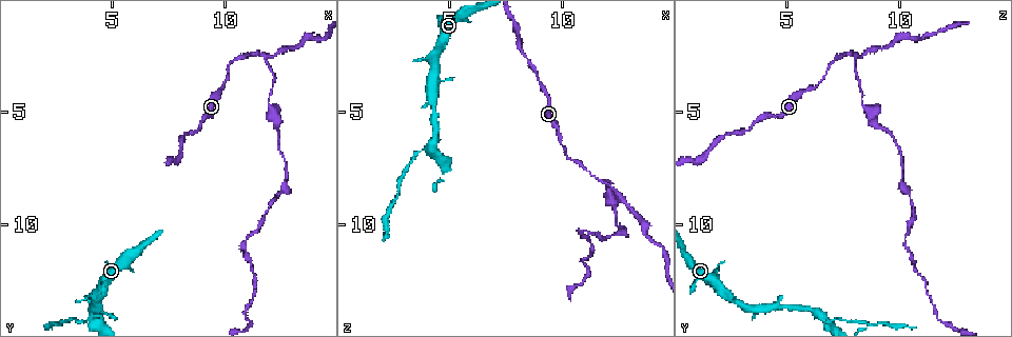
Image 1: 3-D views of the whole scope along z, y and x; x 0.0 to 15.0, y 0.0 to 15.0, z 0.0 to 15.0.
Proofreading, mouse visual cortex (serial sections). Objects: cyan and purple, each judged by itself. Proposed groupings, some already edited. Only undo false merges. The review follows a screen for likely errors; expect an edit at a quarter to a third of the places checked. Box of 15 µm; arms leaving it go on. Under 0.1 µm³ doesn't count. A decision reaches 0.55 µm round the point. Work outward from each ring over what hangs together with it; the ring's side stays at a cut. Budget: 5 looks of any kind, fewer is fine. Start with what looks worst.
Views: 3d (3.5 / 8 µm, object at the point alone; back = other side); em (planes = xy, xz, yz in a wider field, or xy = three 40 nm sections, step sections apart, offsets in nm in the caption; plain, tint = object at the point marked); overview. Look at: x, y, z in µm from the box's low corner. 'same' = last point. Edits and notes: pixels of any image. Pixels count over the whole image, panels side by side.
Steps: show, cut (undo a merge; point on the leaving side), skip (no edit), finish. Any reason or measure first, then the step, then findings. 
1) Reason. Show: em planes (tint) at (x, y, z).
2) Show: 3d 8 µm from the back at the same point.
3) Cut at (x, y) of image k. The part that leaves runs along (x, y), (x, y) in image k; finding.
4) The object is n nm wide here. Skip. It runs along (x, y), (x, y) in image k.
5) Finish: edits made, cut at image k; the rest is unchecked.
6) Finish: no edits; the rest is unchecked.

Three arms meet. Show: 3d 3.5 µm at (11.8, 2.5, 8.1).

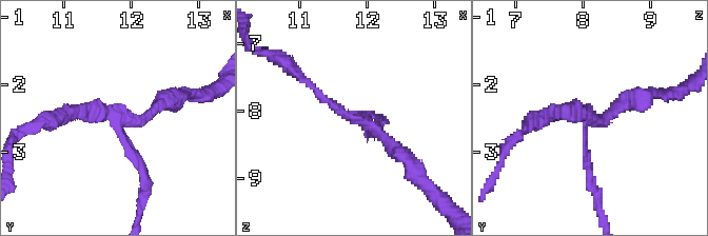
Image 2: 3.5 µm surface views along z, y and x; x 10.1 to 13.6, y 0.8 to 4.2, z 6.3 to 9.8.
3 arms meet here; the arms are 150, 150, 150 nm wide. Show: em planes (tint) at (11.70, 2.50, 8.10).

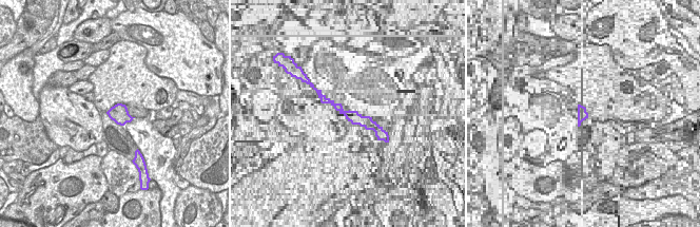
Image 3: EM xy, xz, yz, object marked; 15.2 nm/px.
Cut at (139, 165) of image 2. The part that leaves runs along (123, 135), (145, 183), (139, 219) in image 2; a second cell is stuck on.

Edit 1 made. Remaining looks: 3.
Redraw. Show: overview.

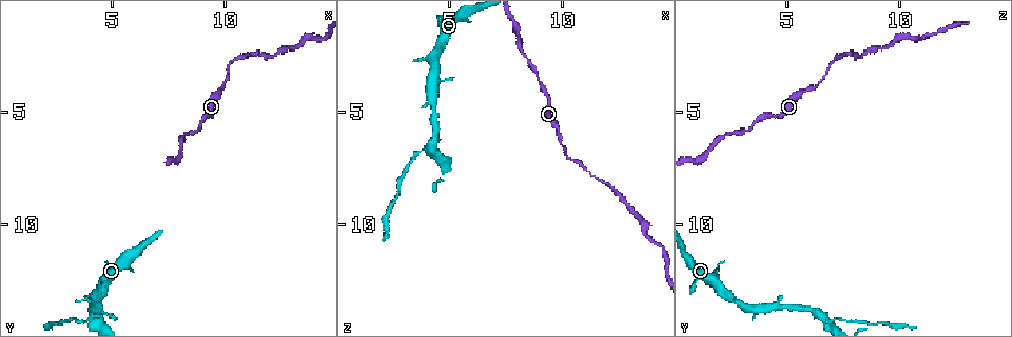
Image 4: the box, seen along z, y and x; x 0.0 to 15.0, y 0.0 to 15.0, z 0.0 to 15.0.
Arms part here. Show: 3d 3.5 µm from the back at (4.1, 14.2, 6.7).

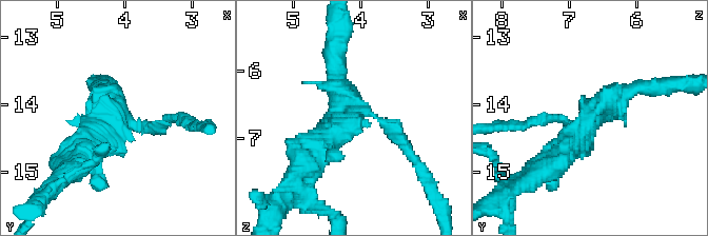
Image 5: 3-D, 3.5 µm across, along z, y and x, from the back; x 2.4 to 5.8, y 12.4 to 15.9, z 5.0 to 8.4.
Now the EM. Show: em xy step 3 (tint) at (4.15, 14.15, 6.60).

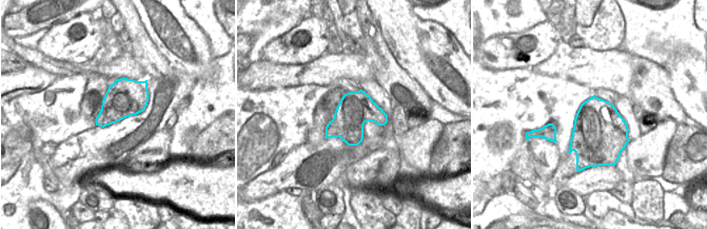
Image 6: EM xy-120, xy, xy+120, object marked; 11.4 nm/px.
Cut at (395, 136) of image 5. Two cells meet here.

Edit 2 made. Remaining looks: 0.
Finish: edits made, cut at image 2, cut at image 5; the rest is unchecked.

